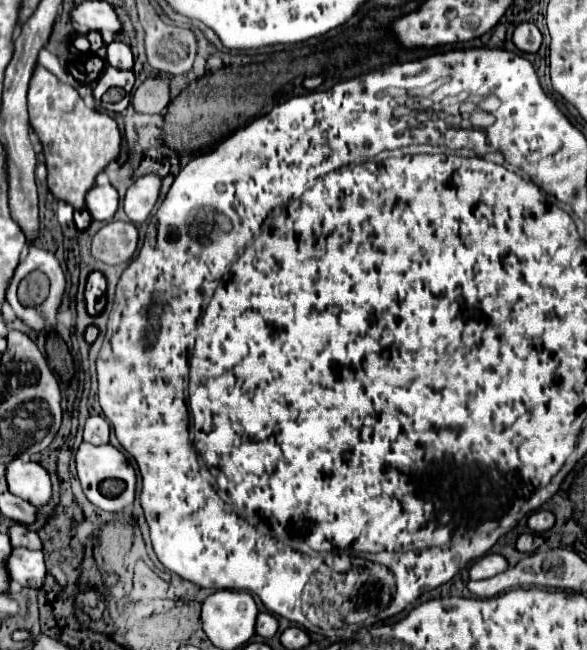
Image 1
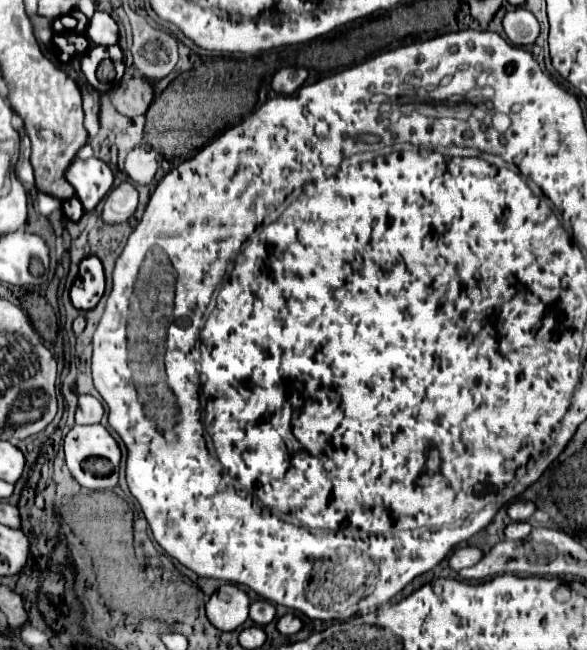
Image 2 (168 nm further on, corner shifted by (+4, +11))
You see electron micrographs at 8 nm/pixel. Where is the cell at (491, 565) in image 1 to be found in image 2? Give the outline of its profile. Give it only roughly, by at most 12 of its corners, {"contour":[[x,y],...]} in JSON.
{"contour":[[462,547],[450,555],[450,569],[476,565],[482,551]]}

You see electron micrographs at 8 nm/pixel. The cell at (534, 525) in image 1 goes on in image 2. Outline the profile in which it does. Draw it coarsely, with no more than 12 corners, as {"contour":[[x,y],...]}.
{"contour":[[516,499],[508,505],[512,521],[526,521],[534,503]]}

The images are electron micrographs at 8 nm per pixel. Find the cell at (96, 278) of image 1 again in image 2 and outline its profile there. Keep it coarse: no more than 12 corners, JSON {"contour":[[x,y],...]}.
{"contour":[[90,257],[70,287],[78,311],[98,305],[104,293],[103,265]]}

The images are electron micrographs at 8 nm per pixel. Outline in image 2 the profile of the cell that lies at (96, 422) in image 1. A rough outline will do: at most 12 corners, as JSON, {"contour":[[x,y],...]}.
{"contour":[[92,395],[78,397],[76,423],[100,423],[104,407]]}

